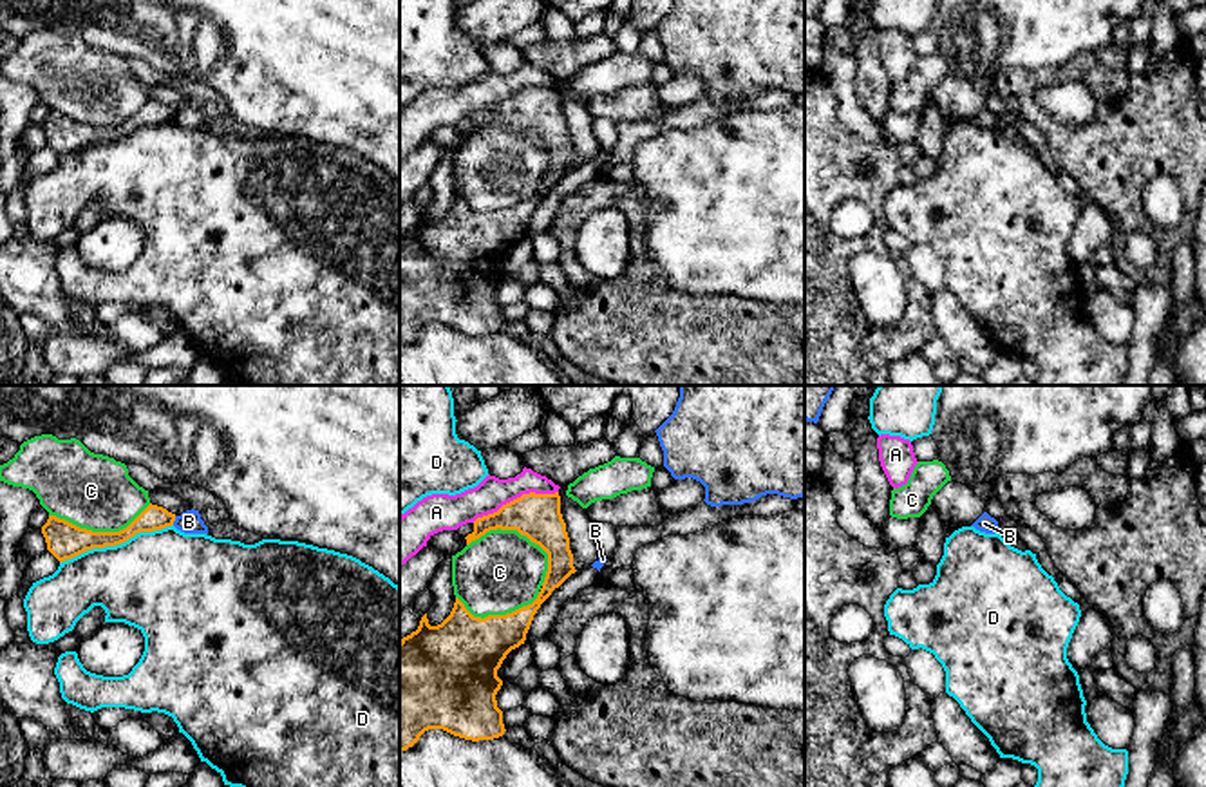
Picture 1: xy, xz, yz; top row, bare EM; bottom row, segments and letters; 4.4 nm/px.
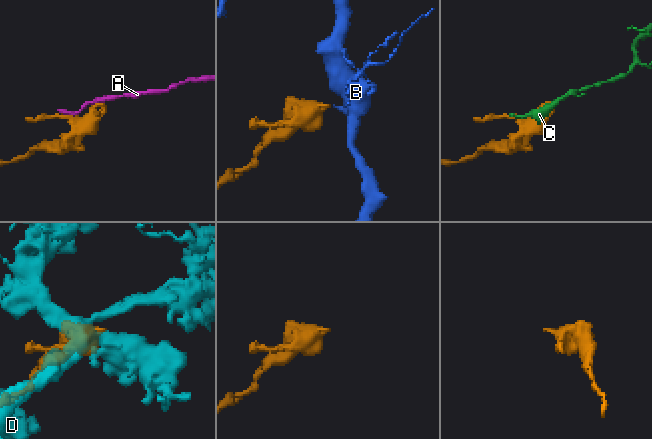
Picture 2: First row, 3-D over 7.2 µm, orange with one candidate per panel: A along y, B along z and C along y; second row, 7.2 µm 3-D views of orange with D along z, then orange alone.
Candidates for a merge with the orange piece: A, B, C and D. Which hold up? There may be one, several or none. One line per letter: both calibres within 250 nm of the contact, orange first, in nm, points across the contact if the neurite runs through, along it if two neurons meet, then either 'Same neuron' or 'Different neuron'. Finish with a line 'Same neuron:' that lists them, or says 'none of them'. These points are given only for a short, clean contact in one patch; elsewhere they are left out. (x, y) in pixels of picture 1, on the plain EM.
A: Thickness 200 nm (orange) against 150 nm. Boundary: xz (557, 85), (523, 87), (472, 116). Different neuron
B: Thickness 110 nm (orange) against 100 nm. Boundary: xy (176, 111), (172, 118). Different neuron
C: Thickness 200 nm (orange) against 360 nm. Different neuron
D: Thickness 160 nm (orange) against 460 nm. Different neuron
Same neuron: none of them

